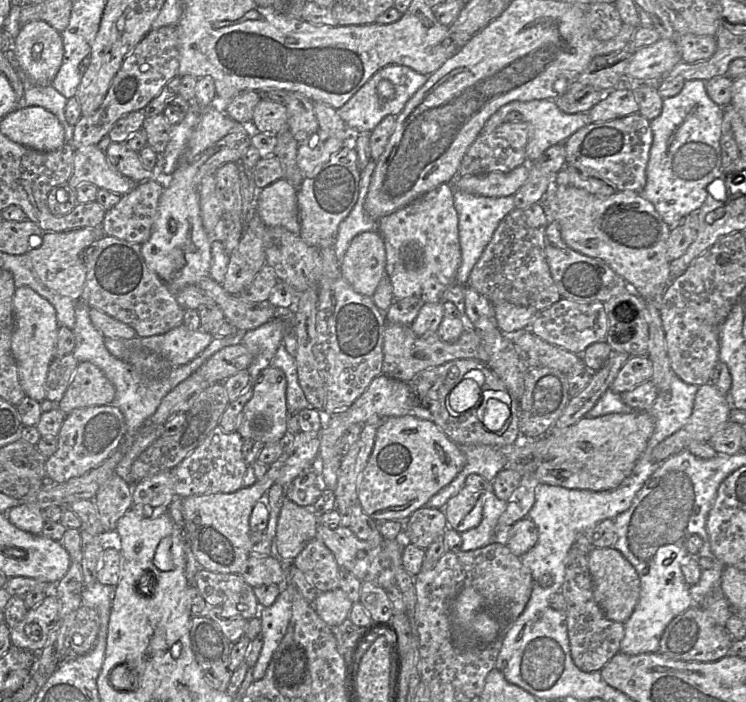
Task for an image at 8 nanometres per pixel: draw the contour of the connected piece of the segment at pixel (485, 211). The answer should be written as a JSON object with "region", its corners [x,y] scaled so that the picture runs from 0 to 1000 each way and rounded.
{"region":[[[607,268],[609,293],[614,305],[615,343],[619,372],[611,393],[611,403],[625,406],[629,392],[661,338],[670,316],[688,299],[689,278],[651,281]]]}

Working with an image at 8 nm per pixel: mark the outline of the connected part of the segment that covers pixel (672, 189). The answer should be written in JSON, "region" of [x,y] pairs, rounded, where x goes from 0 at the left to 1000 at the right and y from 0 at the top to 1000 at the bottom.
{"region":[[[941,114],[918,115],[910,134],[889,141],[886,162],[871,172],[875,201],[866,241],[866,264],[858,275],[873,288],[898,328],[906,326],[914,312],[933,305],[949,278],[949,265],[968,251],[966,207],[969,191],[969,155],[957,147]]]}

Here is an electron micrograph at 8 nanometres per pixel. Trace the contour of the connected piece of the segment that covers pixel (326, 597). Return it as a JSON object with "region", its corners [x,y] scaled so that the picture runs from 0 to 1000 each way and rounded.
{"region":[[[456,838],[428,843],[417,859],[425,876],[442,893],[456,890],[468,876],[473,858]]]}

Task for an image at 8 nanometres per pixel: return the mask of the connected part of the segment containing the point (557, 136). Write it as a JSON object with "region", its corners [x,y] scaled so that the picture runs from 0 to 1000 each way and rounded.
{"region":[[[744,142],[688,144],[669,154],[654,170],[646,182],[646,189],[657,189],[678,174],[680,164],[686,158],[696,160],[701,165],[701,174],[705,174],[709,182],[705,207],[705,231],[708,232],[713,232],[721,226],[735,211],[756,204],[776,184],[792,175],[787,161],[757,161],[747,151]]]}

